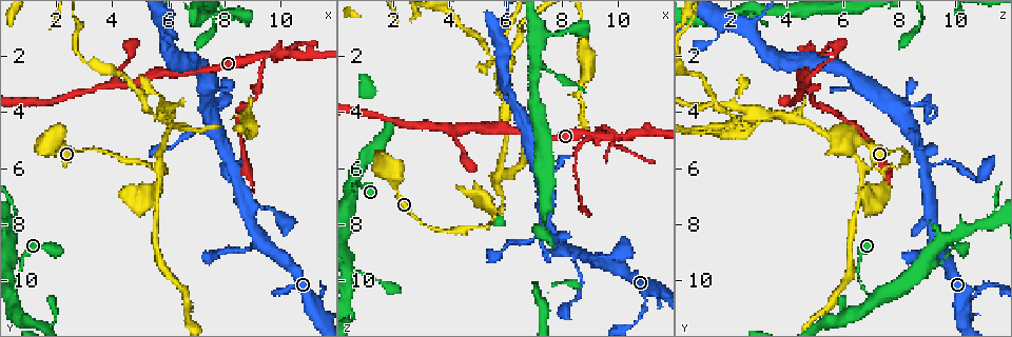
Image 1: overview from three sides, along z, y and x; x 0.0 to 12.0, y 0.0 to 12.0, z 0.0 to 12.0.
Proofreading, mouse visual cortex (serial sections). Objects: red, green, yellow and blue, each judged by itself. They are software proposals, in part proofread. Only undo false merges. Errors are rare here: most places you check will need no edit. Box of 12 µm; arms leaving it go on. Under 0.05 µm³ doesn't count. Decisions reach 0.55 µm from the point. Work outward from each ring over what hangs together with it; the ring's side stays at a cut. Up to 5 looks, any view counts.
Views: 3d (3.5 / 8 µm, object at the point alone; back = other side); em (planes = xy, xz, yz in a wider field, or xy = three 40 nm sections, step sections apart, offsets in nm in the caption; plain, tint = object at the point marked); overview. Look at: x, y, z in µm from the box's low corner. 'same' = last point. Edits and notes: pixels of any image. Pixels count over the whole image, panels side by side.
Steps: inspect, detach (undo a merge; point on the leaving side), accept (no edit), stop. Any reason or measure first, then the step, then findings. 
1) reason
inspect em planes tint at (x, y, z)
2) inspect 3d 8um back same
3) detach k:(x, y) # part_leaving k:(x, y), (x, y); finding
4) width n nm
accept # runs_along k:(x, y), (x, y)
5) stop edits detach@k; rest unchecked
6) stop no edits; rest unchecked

four or more arms meet
inspect 3d 3.5um at (9.3, 2.0, 4.8)

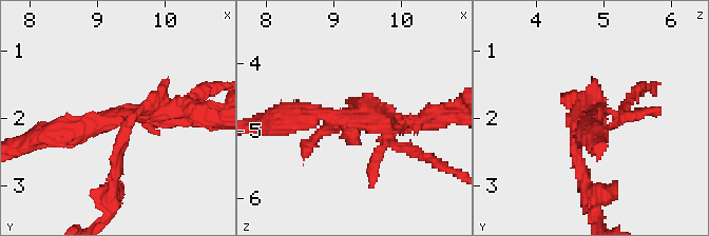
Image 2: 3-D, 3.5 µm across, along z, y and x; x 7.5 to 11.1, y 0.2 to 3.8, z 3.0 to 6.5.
inspect em xy step 2 plain at (9.25, 2.05, 4.80)

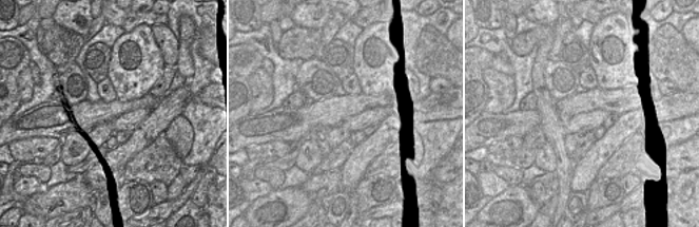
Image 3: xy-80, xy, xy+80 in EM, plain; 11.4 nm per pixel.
inspect em xy step 2 tint same

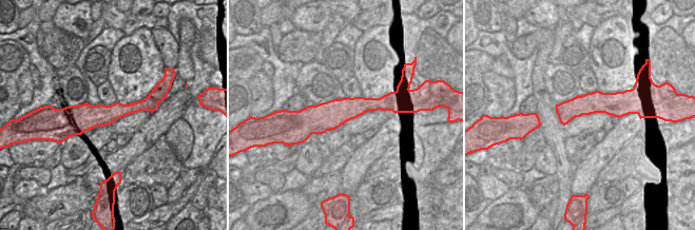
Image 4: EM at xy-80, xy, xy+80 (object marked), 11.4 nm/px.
arms 4; arm_widths 150, 150, 250, 350 nm
detach 2:(205, 94) # part_leaving 2:(123, 120), (111, 211); two cells meet here

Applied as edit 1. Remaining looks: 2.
arms part here
inspect 3d 3.5um at (5.9, 6.0, 7.4)

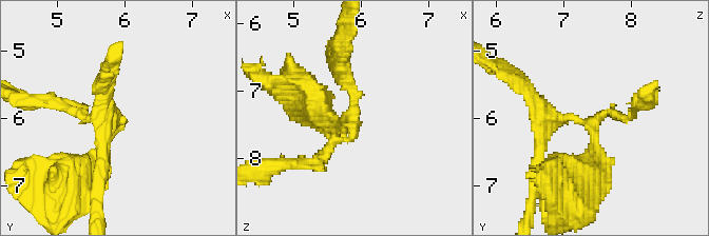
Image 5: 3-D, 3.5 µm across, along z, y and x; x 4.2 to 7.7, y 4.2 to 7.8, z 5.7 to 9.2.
arms 3; arm_widths 100, 200, 250 nm
inspect em xy step 1 tint at (5.90, 6.05, 7.45)

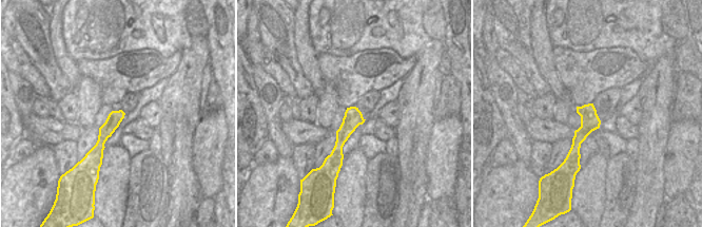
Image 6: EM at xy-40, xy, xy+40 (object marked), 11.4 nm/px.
accept # all the same cell

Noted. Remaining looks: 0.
stop edits detach@2; rest unchecked

